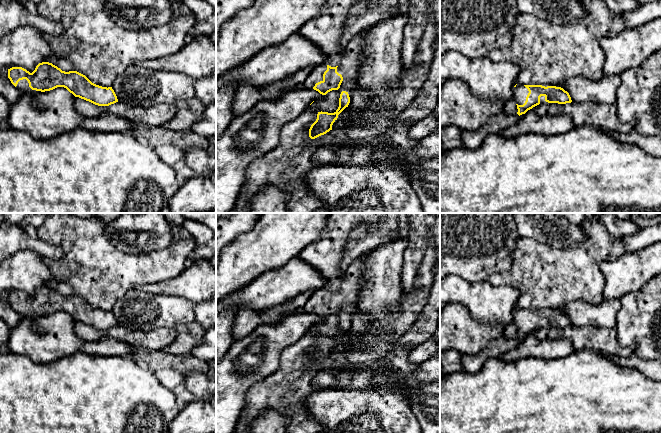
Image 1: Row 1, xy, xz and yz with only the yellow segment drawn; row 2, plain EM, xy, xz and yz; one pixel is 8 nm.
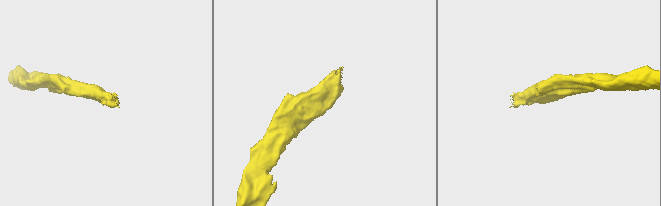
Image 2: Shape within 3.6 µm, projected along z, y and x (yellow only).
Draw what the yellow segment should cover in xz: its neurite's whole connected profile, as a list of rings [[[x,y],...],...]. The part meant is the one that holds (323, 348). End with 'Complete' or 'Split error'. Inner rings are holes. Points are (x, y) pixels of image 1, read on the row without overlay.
[[[342,315],[339,322],[339,331],[334,337],[318,336],[316,345],[309,353],[309,361],[315,363],[332,354],[333,347],[337,344],[338,339],[348,331],[350,321],[348,316]]]. Complete

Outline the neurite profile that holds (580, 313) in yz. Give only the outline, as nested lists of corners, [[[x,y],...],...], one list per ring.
[[[620,299],[604,300],[598,304],[590,304],[576,300],[556,308],[567,315],[572,326],[577,327],[616,327],[616,316],[621,307]]]

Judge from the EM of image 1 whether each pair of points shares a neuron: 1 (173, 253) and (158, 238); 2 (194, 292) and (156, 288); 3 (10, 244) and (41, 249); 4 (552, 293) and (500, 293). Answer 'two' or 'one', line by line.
1: two
2: one
3: one
4: two

